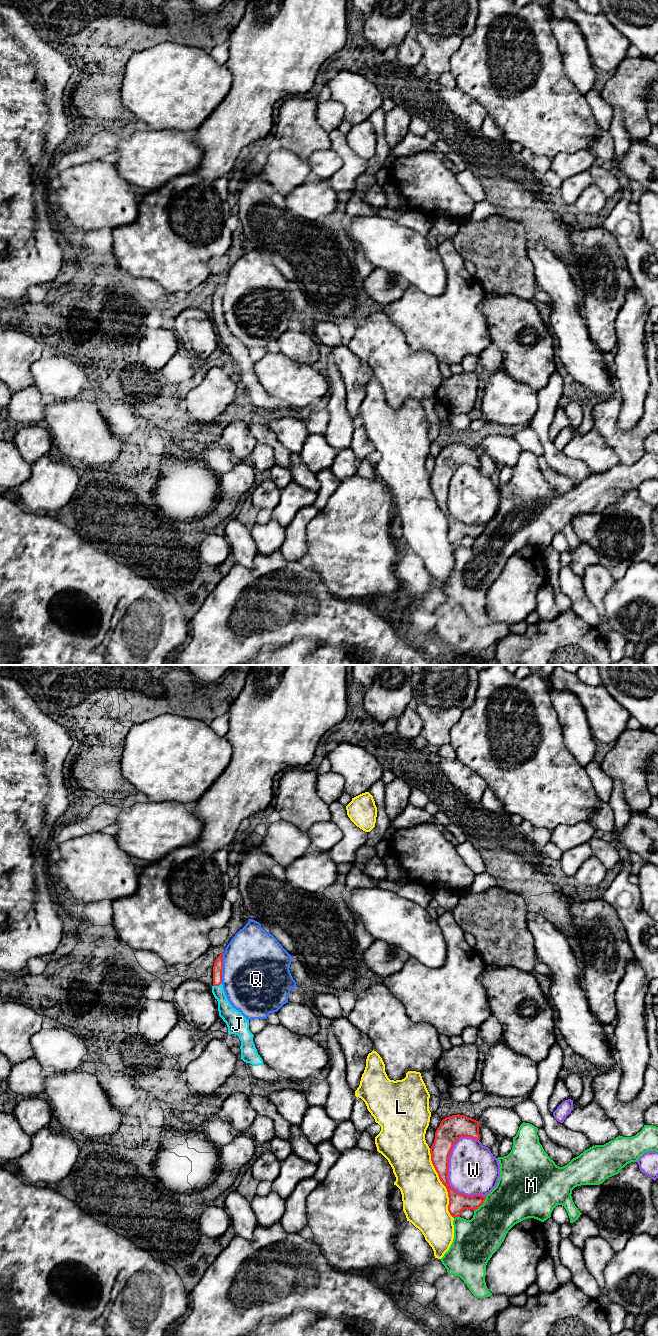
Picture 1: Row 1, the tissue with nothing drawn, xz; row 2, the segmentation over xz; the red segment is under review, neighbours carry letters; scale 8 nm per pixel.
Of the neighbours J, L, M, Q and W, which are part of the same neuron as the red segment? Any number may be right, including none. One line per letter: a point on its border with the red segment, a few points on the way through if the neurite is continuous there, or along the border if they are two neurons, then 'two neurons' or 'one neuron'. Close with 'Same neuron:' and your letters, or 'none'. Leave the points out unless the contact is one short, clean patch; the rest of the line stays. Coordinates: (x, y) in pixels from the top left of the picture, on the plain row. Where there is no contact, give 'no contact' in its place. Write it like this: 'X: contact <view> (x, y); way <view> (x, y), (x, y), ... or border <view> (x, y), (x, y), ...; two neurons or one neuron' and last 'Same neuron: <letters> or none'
J: contact xz (217, 313); way xz (218, 292), (217, 313), (218, 321), (226, 339); one neuron
L: contact xz (442, 511); two neurons
M: contact xz (481, 532); two neurons
Q: contact xz (222, 296); two neurons
W: contact xz (447, 506); two neurons
Same neuron: J

